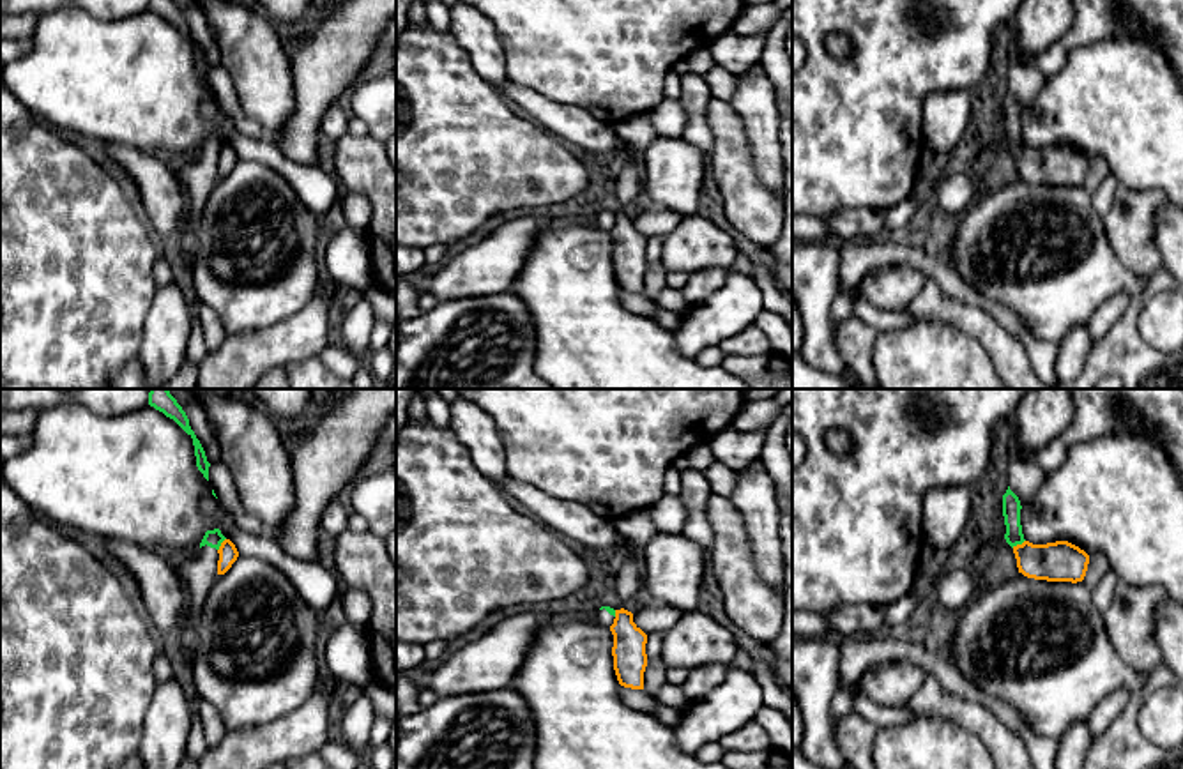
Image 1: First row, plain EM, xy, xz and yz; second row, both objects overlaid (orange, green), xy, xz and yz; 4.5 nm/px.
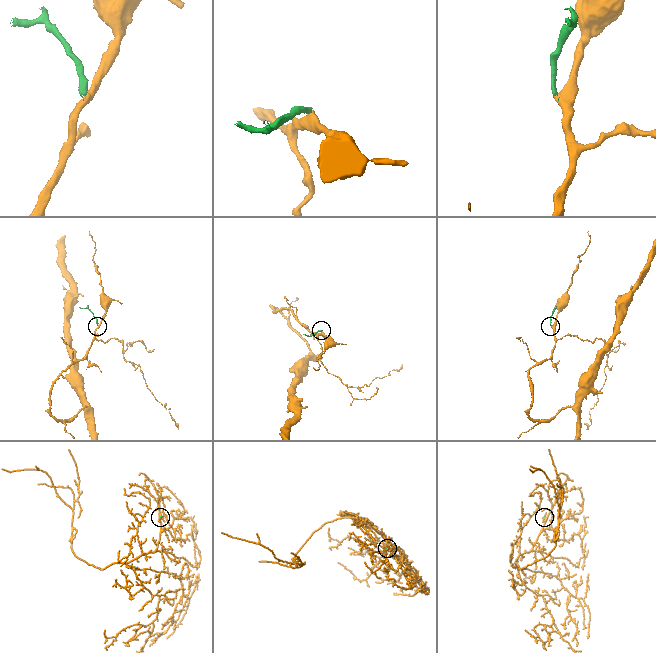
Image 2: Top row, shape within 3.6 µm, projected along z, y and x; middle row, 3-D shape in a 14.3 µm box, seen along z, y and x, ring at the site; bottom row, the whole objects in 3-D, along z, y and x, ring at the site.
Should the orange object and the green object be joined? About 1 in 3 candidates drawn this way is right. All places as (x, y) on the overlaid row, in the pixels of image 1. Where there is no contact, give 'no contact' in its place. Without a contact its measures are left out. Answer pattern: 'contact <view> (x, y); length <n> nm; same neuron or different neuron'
contact yz (1017, 545); length 70 nm; different neuron

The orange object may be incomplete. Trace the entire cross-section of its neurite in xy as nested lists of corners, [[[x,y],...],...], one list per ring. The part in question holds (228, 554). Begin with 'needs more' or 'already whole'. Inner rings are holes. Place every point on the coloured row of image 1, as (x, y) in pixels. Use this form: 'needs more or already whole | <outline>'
already whole | [[[225,539],[218,553],[219,553],[218,575],[225,575],[232,567],[232,564],[237,560],[239,552],[230,539]]]

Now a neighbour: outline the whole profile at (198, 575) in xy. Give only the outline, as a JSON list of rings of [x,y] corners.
[[[219,529],[207,530],[202,543],[200,552],[193,560],[187,560],[180,569],[180,576],[184,580],[186,589],[186,610],[184,619],[179,628],[180,635],[180,649],[184,665],[191,666],[195,642],[196,642],[196,622],[202,613],[203,601],[210,590],[210,587],[218,580],[218,560],[219,560],[219,546],[226,537]]]

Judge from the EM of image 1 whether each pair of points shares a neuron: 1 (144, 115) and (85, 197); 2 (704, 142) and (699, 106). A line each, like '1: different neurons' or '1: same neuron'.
1: different neurons
2: same neuron

